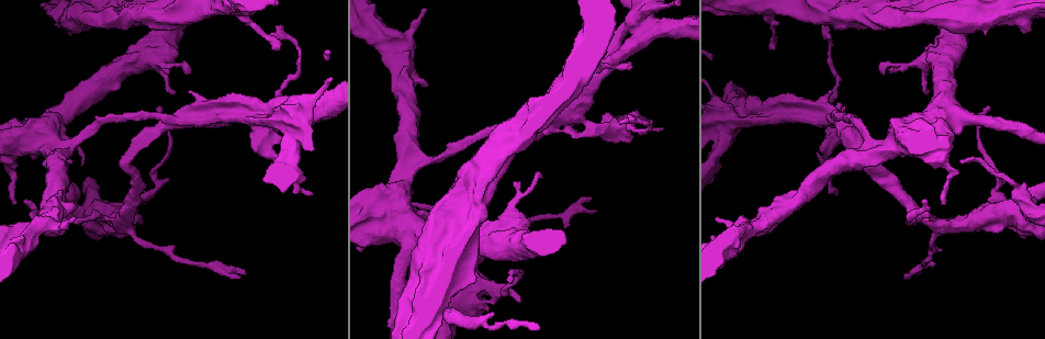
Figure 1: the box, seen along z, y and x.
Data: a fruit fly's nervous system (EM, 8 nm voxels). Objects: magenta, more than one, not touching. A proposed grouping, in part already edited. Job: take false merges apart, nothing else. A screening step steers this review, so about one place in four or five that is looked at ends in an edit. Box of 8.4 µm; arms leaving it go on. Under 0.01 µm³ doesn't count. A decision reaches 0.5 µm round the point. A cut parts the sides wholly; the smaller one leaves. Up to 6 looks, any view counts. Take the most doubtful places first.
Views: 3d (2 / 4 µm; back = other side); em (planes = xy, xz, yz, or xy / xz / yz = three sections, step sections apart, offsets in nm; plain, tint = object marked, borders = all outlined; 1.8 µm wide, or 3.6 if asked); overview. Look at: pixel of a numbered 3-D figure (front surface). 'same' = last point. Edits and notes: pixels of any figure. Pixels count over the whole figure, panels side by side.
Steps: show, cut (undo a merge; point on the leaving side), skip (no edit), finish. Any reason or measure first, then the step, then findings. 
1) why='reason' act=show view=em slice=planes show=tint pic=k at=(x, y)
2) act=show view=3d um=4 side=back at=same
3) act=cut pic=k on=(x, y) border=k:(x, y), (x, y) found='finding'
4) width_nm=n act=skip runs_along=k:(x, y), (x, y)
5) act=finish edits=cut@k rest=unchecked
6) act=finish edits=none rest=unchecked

why='sharp bend' act=show view=em slice=xy step=8 show=tint pic=1 at=(841, 122)

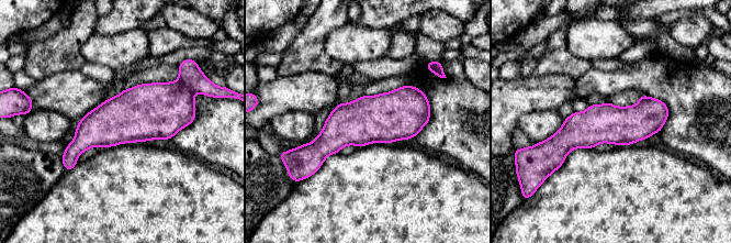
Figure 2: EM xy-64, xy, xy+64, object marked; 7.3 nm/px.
act=show view=em slice=planes show=tint at=same

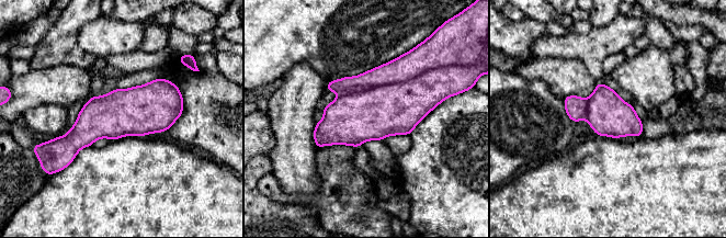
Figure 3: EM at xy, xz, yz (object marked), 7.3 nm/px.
act=cut pic=3 on=(396, 109) part_leaving=3:(178, 93), (102, 116), (65, 149) found='a second neuron is stuck on'

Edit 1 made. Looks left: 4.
act=show view=overview

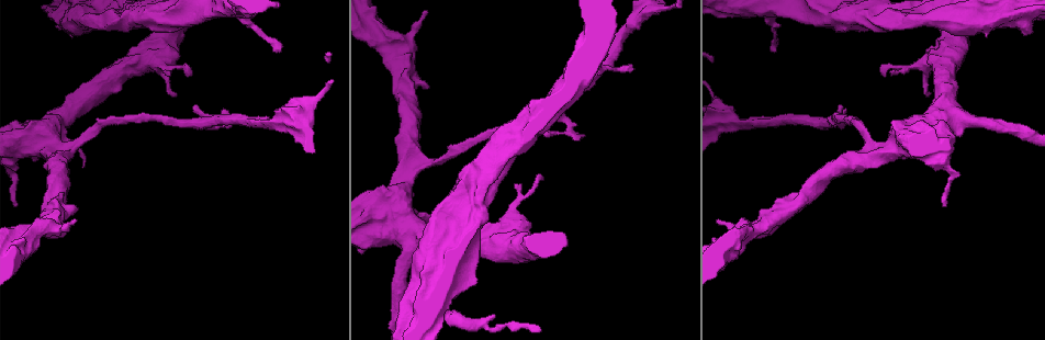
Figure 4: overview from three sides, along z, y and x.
why='thick turns thin' act=show view=3d um=4 pic=4 at=(439, 312)

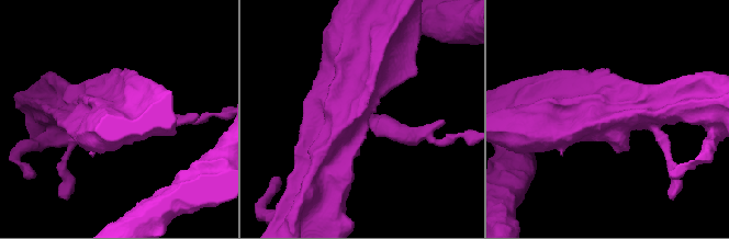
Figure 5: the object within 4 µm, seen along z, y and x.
act=show view=em um=3.6 slice=planes show=tint pic=5 at=(360, 117)

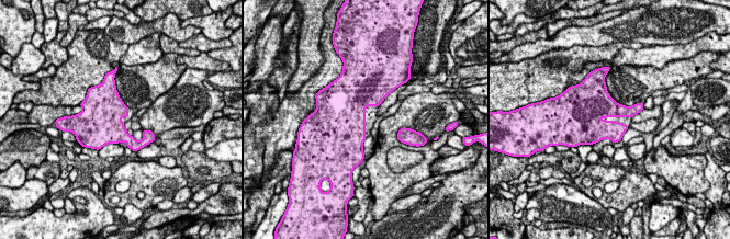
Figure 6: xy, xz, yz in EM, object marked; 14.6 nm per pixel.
act=skip found='continuous, no second neuron'

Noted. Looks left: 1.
act=finish edits=cut@3 rest=unchecked

